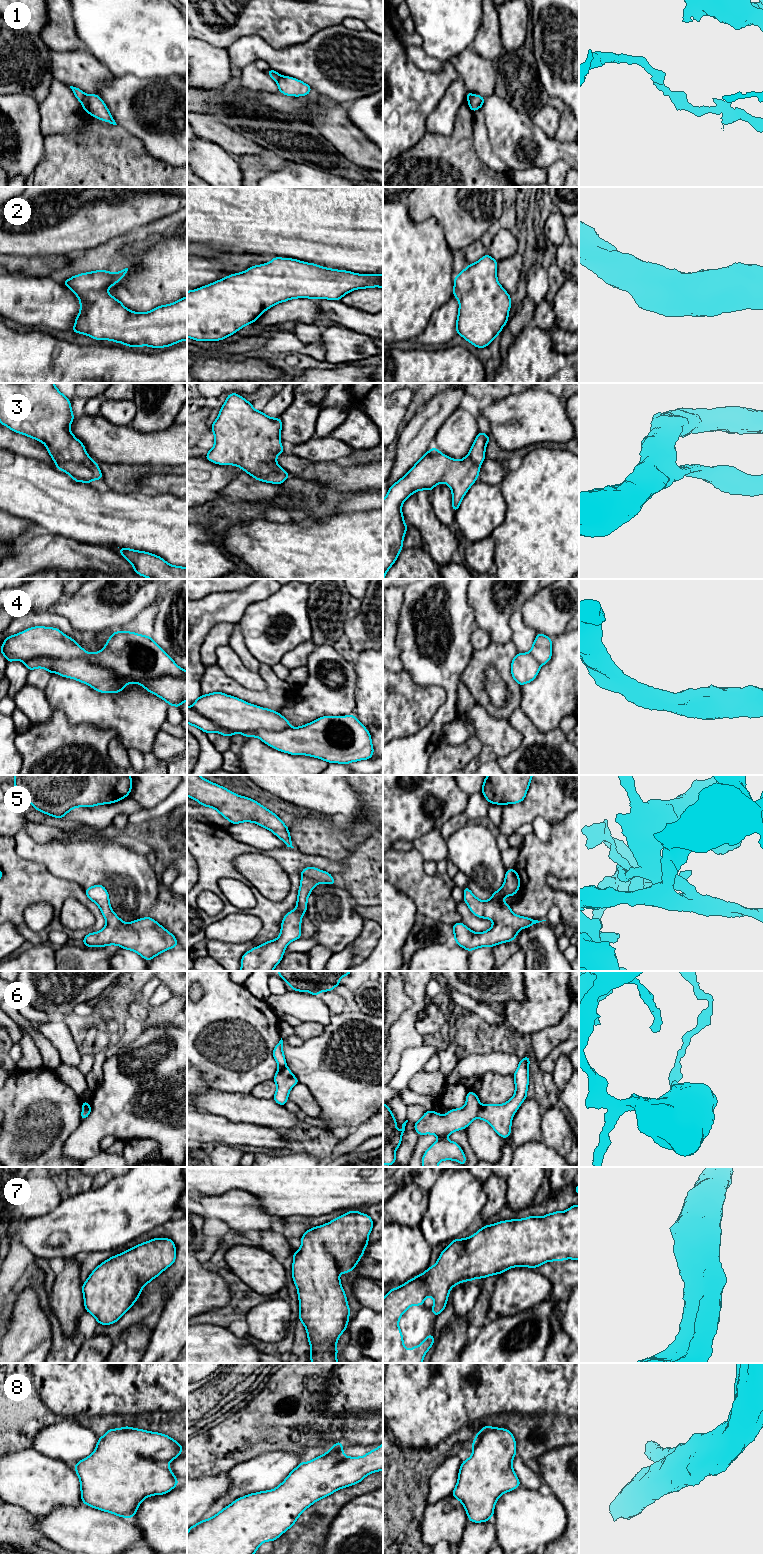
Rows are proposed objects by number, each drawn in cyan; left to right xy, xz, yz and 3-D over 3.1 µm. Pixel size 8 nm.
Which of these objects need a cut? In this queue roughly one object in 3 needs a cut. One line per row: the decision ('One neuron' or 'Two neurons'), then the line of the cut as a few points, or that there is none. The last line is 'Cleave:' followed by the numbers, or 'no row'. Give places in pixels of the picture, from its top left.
1: Two neurons. Split along xy (86, 95), (81, 102)
2: One neuron. No split
3: One neuron. No split
4: One neuron. No split
5: One neuron. No split
6: Two neurons. Split along yz (481, 1105), (476, 1116)
7: One neuron. No split
8: One neuron. No split
Cleave: 1, 6

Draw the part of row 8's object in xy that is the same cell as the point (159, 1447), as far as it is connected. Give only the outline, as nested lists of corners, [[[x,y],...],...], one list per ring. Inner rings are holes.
[[[128,1426],[107,1430],[103,1437],[98,1438],[94,1452],[73,1466],[80,1479],[83,1504],[120,1517],[132,1518],[145,1498],[166,1494],[179,1484],[167,1464],[182,1454],[182,1447],[171,1437],[157,1432]]]

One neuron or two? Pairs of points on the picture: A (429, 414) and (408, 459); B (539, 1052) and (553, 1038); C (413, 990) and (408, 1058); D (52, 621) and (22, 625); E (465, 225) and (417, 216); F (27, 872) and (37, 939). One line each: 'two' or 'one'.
A: one
B: one
C: two
D: one
E: one
F: one

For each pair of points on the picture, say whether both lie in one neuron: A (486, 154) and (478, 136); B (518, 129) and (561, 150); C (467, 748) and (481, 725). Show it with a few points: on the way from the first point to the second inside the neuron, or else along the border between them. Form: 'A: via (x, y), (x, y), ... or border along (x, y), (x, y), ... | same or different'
A: via (484, 150), (481, 140) | same
B: via (529, 138), (533, 138), (547, 150), (550, 150) | same
C: border along (475, 734), (483, 745) | different

